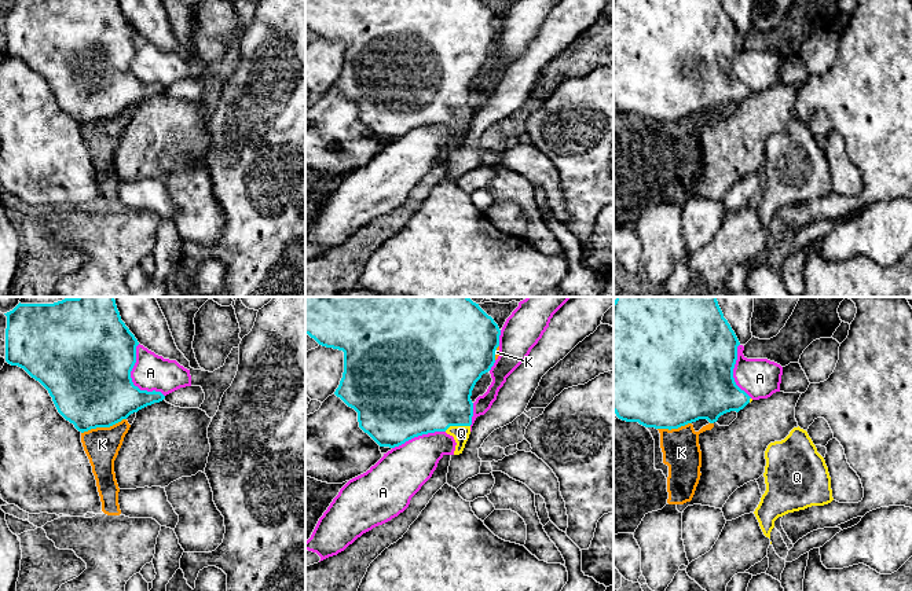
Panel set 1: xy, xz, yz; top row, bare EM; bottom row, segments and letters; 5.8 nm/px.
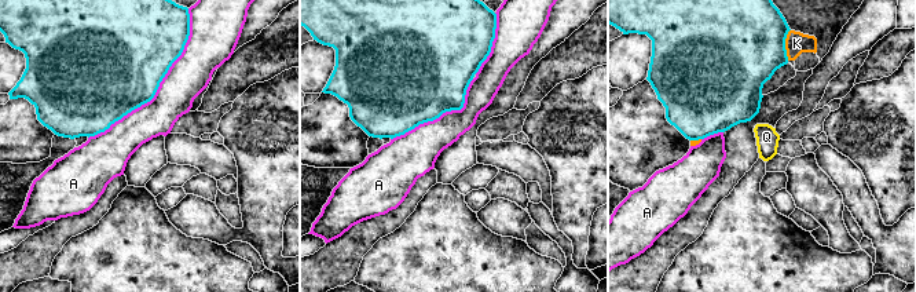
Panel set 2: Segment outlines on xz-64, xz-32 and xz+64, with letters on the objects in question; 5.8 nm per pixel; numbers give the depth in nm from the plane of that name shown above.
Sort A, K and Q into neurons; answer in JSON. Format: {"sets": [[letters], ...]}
{"sets": [["A"], ["K"], ["Q"]]}

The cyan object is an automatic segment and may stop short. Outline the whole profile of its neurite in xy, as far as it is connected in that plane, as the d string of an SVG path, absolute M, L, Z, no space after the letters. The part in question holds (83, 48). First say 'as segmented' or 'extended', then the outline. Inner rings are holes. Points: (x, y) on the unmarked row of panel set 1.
as segmented | M14 0L4 7L6 54L39 73L58 104L78 124L110 120L165 91L161 84L140 82L133 77L131 63L139 34L117 0Z

